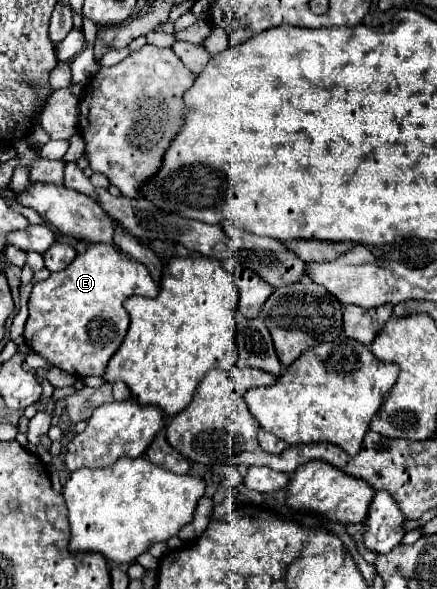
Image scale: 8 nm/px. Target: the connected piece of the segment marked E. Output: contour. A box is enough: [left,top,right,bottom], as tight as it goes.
[24,245,158,377]

